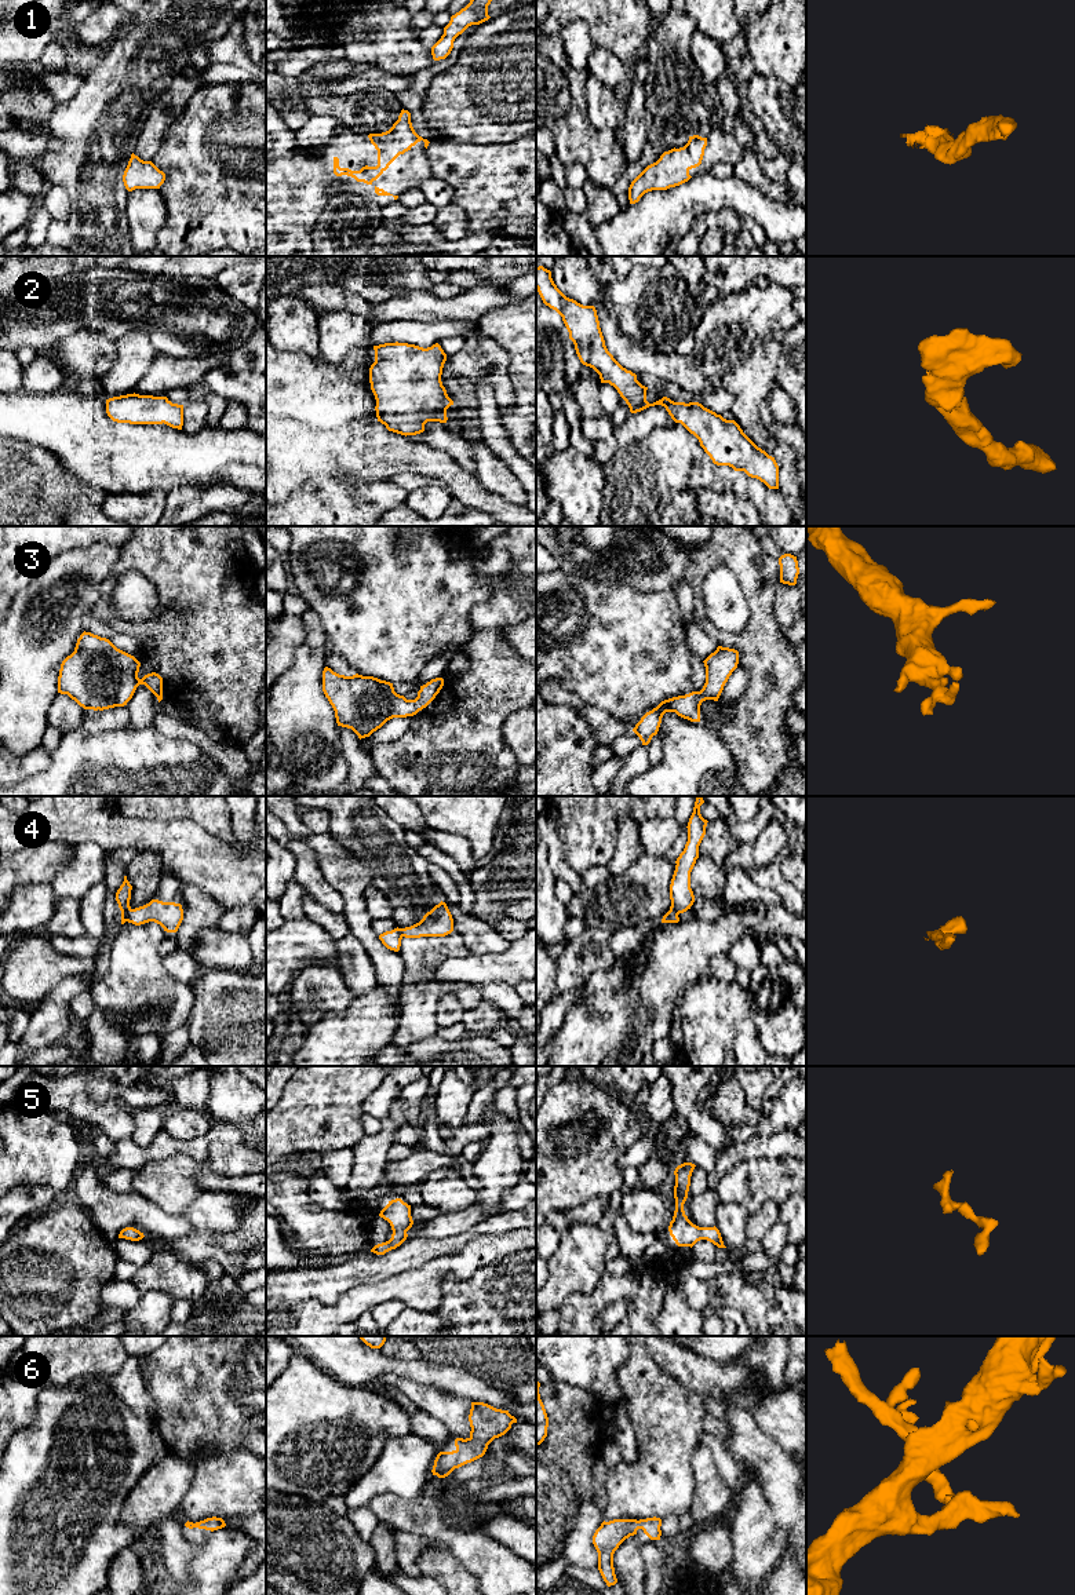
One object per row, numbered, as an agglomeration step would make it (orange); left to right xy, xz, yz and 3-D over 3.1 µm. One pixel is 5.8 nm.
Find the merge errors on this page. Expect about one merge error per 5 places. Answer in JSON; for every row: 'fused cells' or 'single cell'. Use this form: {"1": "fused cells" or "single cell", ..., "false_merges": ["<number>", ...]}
{"1": "single cell", "2": "single cell", "3": "single cell", "4": "fused cells", "5": "single cell", "6": "single cell", "false_merges": ["4"]}

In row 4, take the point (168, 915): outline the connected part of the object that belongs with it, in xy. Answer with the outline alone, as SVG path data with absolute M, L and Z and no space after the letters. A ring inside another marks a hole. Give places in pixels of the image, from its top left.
M152 899L149 904L130 909L127 921L141 926L149 921L160 924L167 932L176 932L183 920L181 904Z

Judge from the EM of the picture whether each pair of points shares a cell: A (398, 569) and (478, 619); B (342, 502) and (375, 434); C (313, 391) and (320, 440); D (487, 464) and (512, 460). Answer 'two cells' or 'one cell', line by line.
A: two cells
B: two cells
C: two cells
D: two cells

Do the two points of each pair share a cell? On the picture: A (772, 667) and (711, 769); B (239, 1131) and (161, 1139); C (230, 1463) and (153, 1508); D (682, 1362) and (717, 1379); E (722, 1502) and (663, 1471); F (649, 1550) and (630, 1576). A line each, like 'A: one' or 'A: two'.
A: two
B: one
C: two
D: one
E: two
F: two

